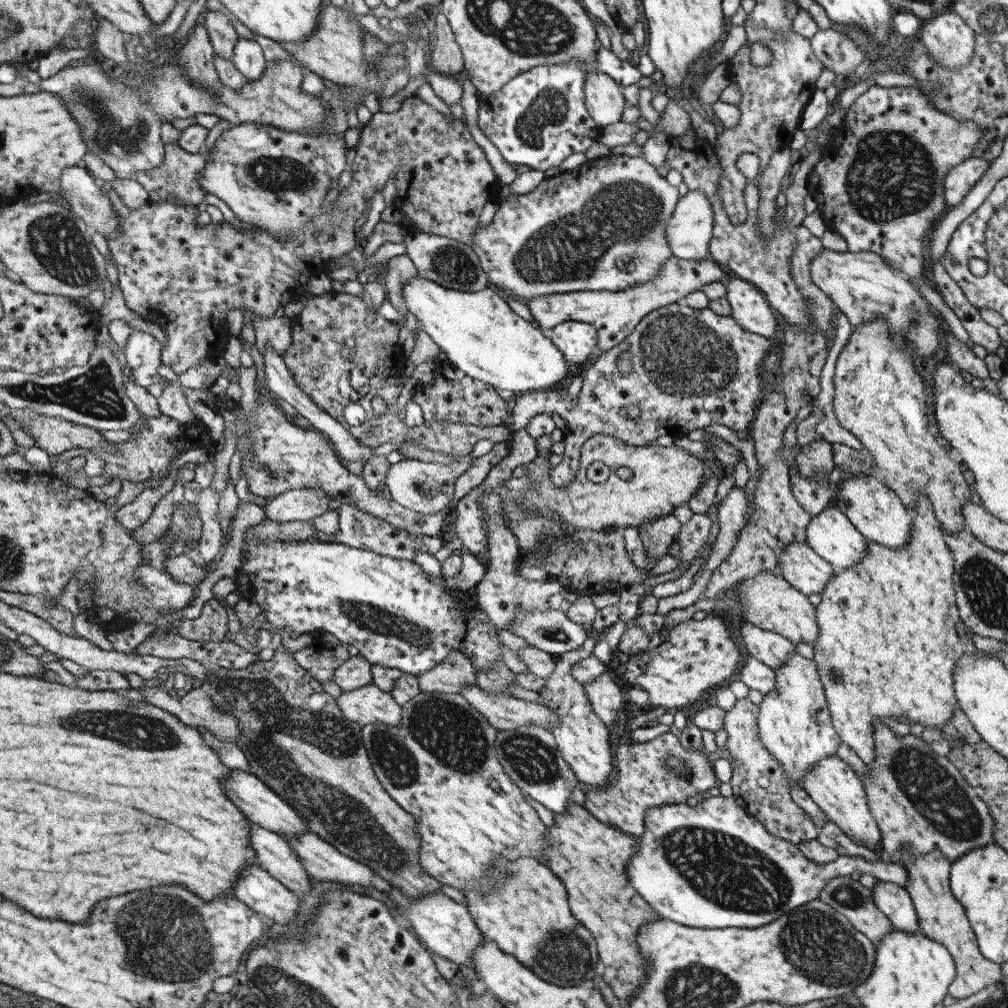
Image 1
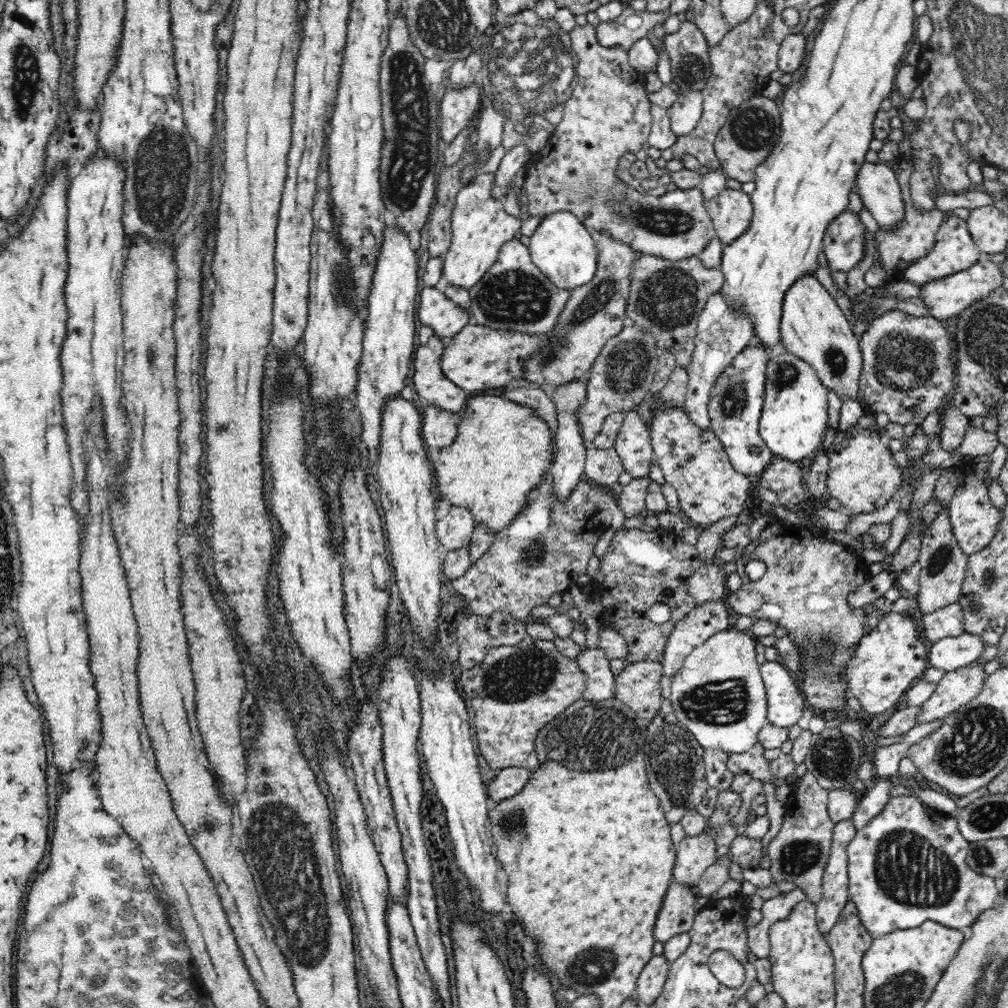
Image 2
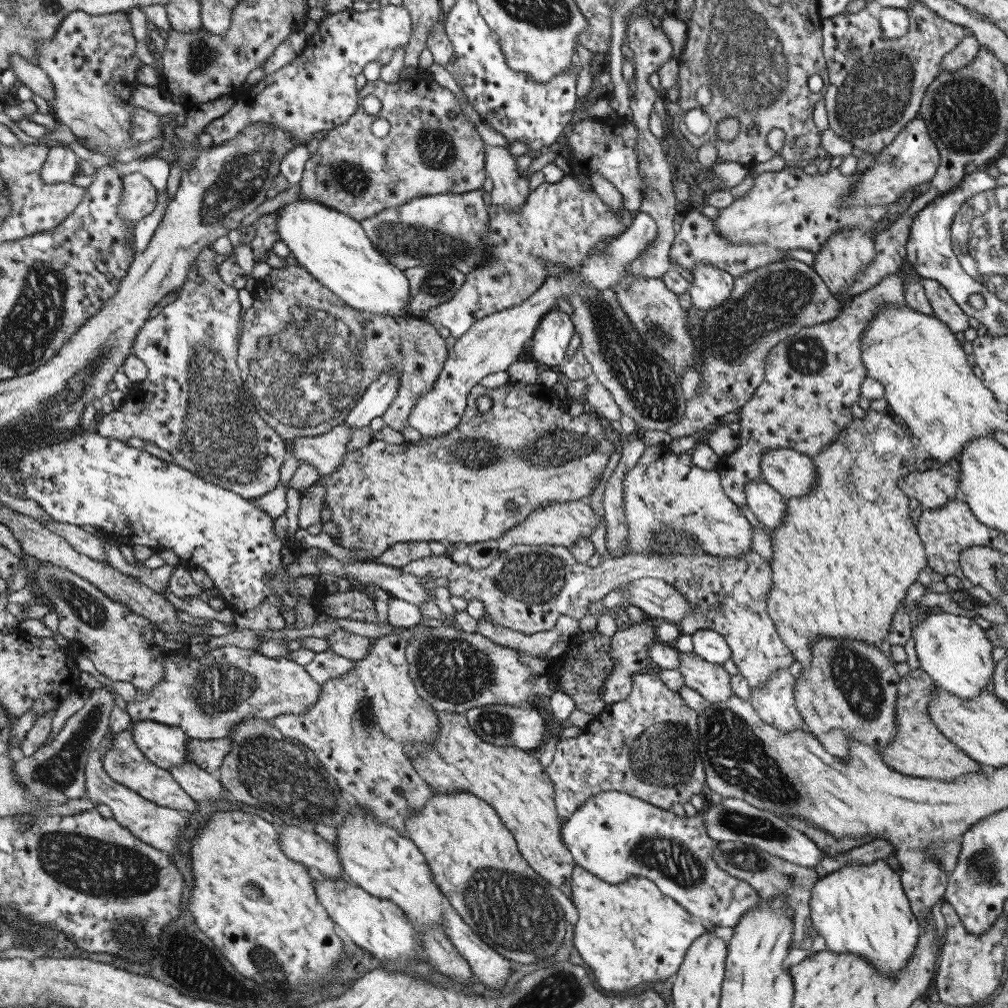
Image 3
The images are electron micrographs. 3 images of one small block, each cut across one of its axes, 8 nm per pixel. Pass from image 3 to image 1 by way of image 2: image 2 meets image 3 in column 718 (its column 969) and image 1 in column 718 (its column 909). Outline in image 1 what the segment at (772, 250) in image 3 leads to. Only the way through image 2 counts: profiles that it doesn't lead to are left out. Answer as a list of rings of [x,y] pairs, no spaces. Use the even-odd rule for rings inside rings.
[[[673,257],[666,260],[657,278],[623,292],[586,290],[552,293],[532,297],[526,304],[536,324],[544,326],[544,328],[553,328],[566,321],[585,322],[596,327],[596,331],[598,331],[597,349],[604,354],[614,346],[620,345],[645,315],[660,307],[682,302],[686,295],[701,290],[706,284],[721,282],[725,273],[724,269],[720,268],[711,258],[694,262],[694,260],[688,261]]]

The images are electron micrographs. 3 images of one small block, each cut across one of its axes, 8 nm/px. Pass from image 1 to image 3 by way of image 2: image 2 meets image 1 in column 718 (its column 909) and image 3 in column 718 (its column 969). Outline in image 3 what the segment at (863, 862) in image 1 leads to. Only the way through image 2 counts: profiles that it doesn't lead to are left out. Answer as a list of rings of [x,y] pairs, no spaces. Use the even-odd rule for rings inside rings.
[[[609,790],[589,798],[562,827],[562,841],[572,853],[575,864],[608,884],[622,884],[632,876],[648,878],[692,916],[709,922],[713,927],[734,928],[740,918],[764,901],[750,883],[732,876],[718,867],[714,850],[719,842],[706,833],[702,811],[694,816],[677,816],[672,809],[664,809],[628,795],[624,791]]]

